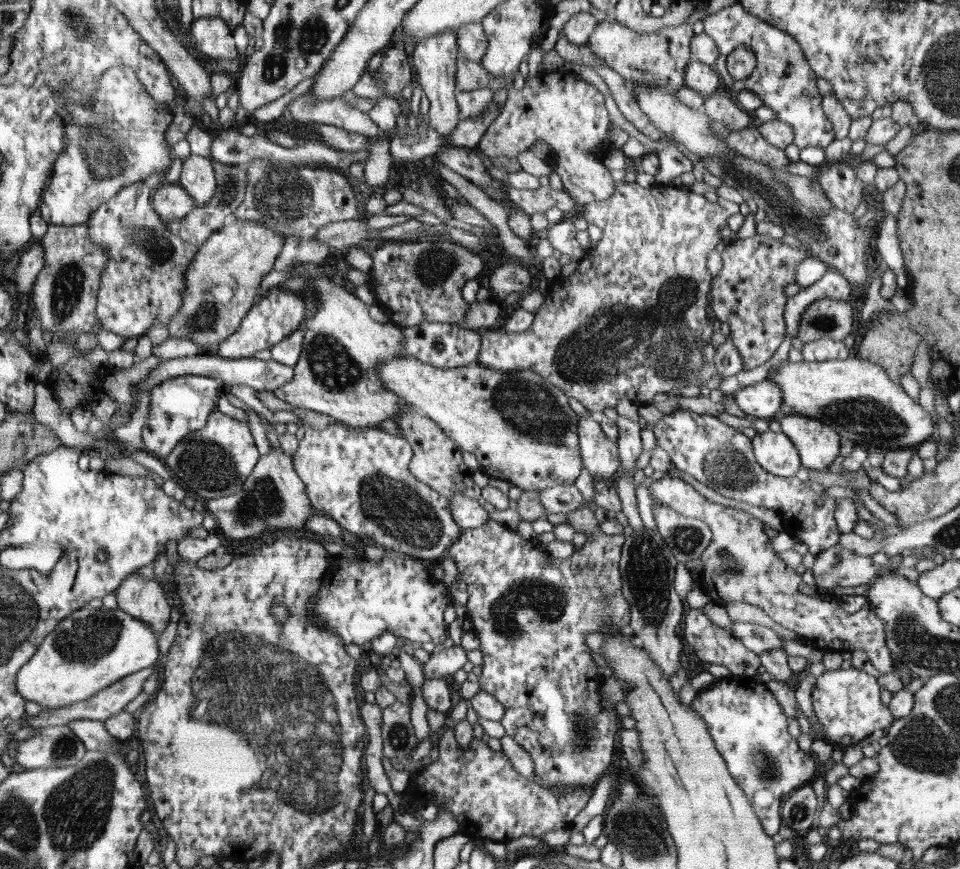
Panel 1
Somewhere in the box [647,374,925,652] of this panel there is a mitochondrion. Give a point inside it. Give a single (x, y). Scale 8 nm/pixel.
(867, 419)

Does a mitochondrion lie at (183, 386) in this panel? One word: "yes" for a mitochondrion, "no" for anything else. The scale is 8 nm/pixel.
no

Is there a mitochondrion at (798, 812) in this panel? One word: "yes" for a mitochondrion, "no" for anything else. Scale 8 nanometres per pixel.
yes

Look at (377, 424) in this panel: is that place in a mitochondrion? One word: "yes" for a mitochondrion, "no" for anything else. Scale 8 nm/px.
no

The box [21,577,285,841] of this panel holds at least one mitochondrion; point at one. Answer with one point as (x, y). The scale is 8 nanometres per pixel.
(88, 639)

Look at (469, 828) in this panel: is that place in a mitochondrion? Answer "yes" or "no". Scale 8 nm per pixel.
no

